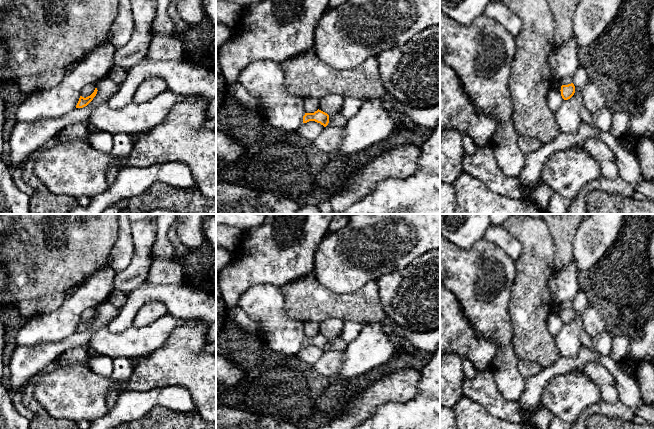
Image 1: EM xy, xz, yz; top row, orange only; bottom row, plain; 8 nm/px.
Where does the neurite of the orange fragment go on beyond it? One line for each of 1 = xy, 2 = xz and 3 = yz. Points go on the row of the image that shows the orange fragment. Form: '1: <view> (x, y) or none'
1: none
2: none
3: none

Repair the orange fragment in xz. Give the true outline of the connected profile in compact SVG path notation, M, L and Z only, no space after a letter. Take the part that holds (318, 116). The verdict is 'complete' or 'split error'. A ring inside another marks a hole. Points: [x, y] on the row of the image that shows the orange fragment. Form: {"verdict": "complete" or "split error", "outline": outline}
{"verdict": "complete", "outline": "M319 109L314 113L305 113L303 116L303 123L307 123L309 121L315 121L326 127L329 123L329 115Z"}

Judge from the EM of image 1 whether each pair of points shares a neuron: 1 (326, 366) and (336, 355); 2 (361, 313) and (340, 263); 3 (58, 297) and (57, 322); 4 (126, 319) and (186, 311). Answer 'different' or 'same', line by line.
1: same
2: different
3: different
4: same

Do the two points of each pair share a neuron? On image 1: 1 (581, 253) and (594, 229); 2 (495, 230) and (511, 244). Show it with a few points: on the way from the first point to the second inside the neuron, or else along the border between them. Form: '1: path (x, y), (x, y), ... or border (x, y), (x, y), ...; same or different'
1: path (587, 247), (594, 235); same
2: path (499, 234), (507, 242); same

